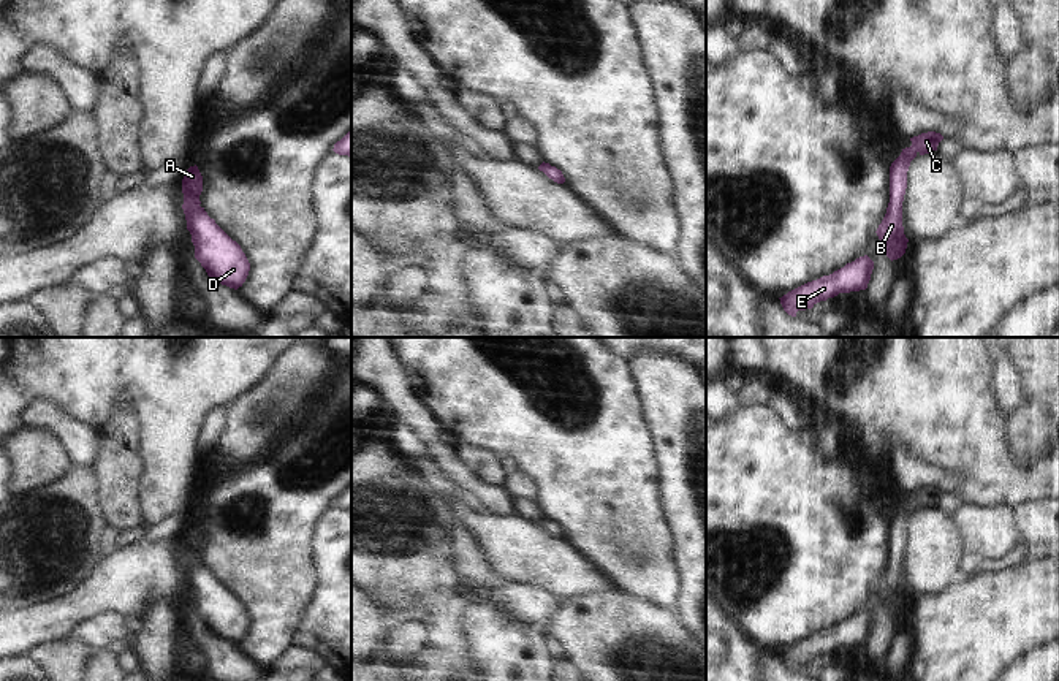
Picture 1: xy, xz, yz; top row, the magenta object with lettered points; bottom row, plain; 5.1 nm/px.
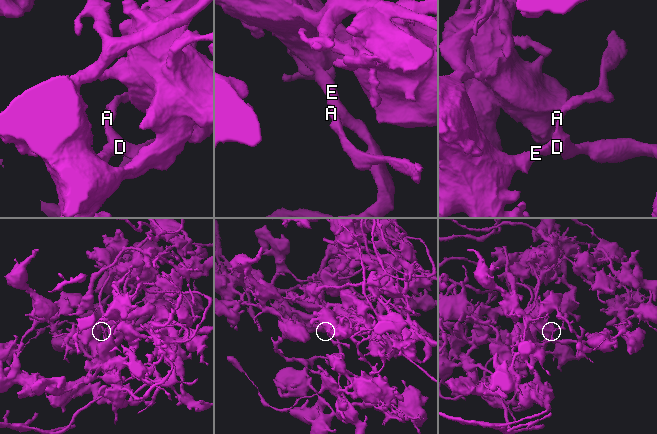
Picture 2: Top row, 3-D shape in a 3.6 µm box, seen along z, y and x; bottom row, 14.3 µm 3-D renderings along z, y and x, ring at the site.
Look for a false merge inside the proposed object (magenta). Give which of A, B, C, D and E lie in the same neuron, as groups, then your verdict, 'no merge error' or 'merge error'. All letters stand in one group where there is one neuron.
groups A B C D E; no merge error

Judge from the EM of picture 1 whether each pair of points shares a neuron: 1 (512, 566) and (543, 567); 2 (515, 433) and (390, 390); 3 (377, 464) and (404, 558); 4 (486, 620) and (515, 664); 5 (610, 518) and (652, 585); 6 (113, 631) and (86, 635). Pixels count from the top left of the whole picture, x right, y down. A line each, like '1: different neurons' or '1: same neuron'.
1: same neuron
2: different neurons
3: same neuron
4: same neuron
5: same neuron
6: same neuron

